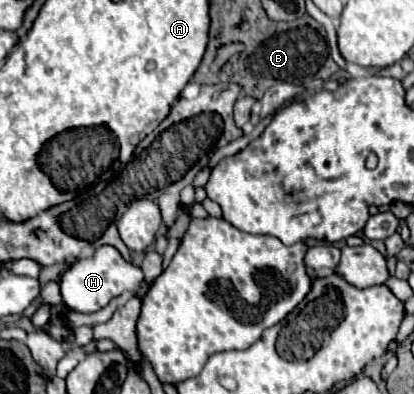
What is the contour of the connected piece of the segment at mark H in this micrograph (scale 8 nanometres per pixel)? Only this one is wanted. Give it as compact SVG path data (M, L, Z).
M103 245L93 253L93 257L77 259L65 271L65 275L61 279L61 299L63 299L63 305L71 311L95 313L95 311L103 309L113 297L117 297L125 291L137 293L139 287L143 285L143 281L145 281L145 277L139 267L133 267L131 263L123 261L123 257L119 255L119 251L115 247Z

